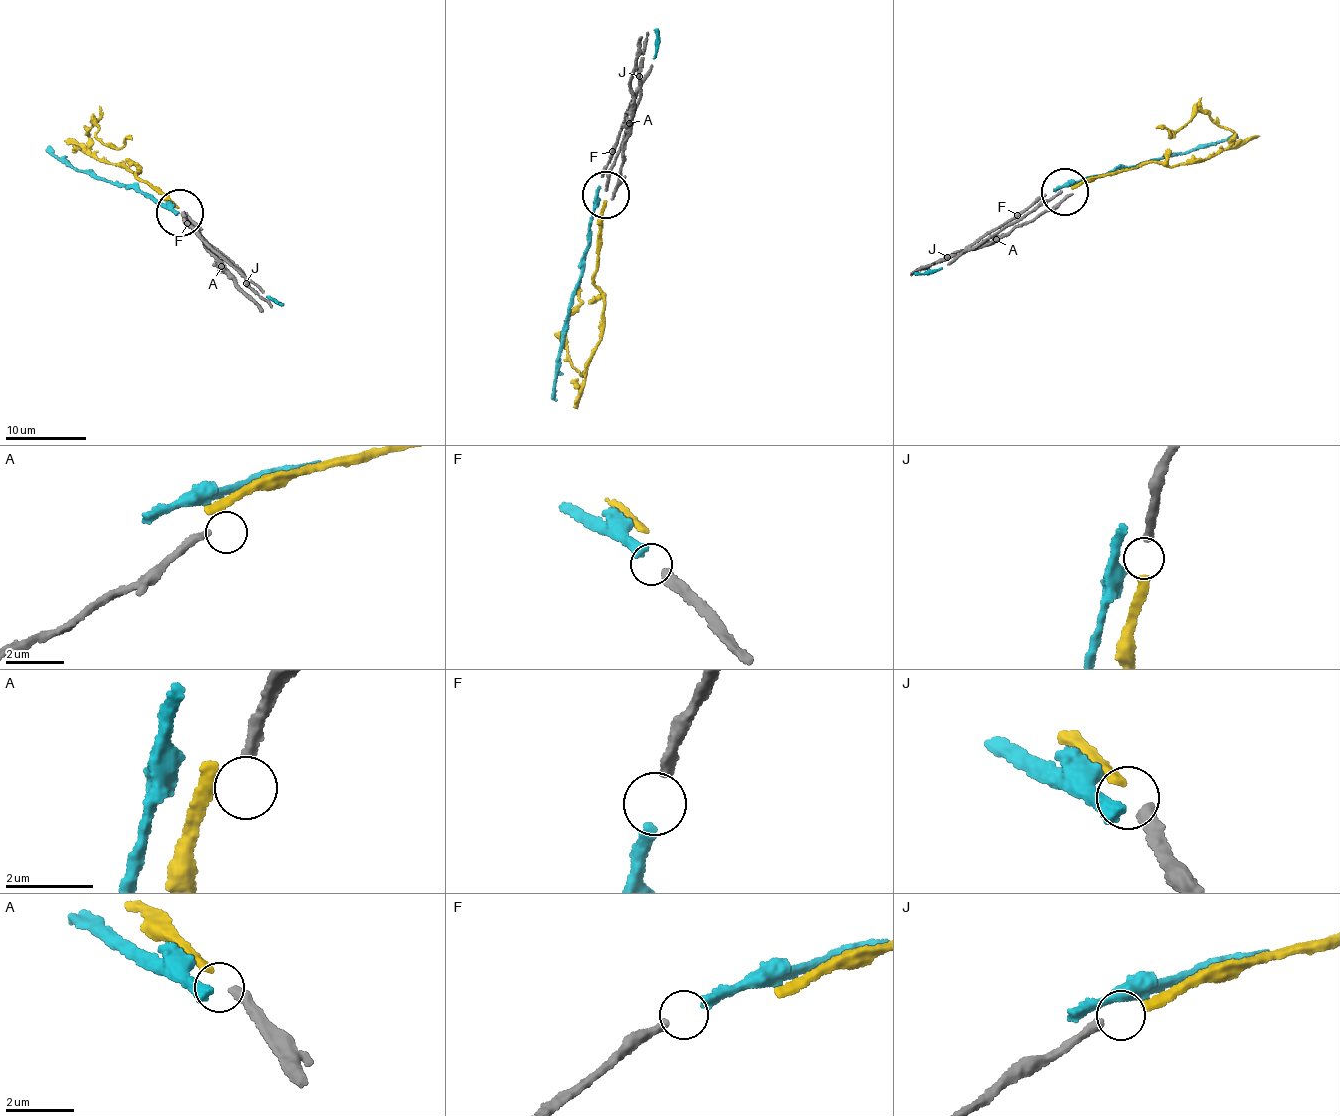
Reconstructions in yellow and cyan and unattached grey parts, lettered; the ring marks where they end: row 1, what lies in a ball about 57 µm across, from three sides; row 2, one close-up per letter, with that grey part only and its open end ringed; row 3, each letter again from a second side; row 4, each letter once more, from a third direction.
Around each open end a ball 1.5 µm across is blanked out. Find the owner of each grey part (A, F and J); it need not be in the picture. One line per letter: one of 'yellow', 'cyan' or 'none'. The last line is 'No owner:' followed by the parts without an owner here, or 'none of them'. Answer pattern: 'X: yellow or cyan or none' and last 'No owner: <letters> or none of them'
A: none
F: cyan
J: yellow
No owner: A

